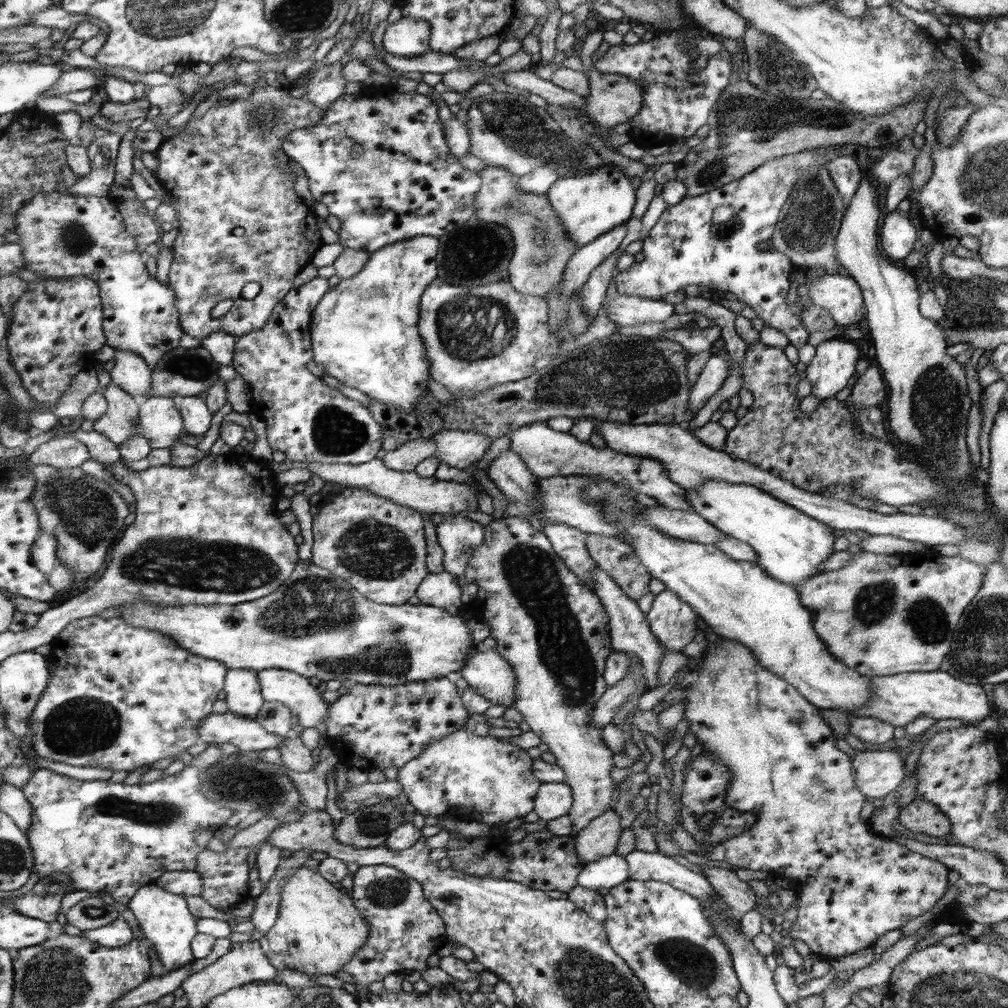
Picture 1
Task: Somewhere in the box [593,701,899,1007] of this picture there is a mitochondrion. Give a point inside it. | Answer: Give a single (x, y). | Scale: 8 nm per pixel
(694, 968)

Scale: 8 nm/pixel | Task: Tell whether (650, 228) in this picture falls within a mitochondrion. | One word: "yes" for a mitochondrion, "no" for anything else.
no

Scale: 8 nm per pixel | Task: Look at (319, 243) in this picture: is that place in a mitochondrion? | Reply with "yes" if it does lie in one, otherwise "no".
no

